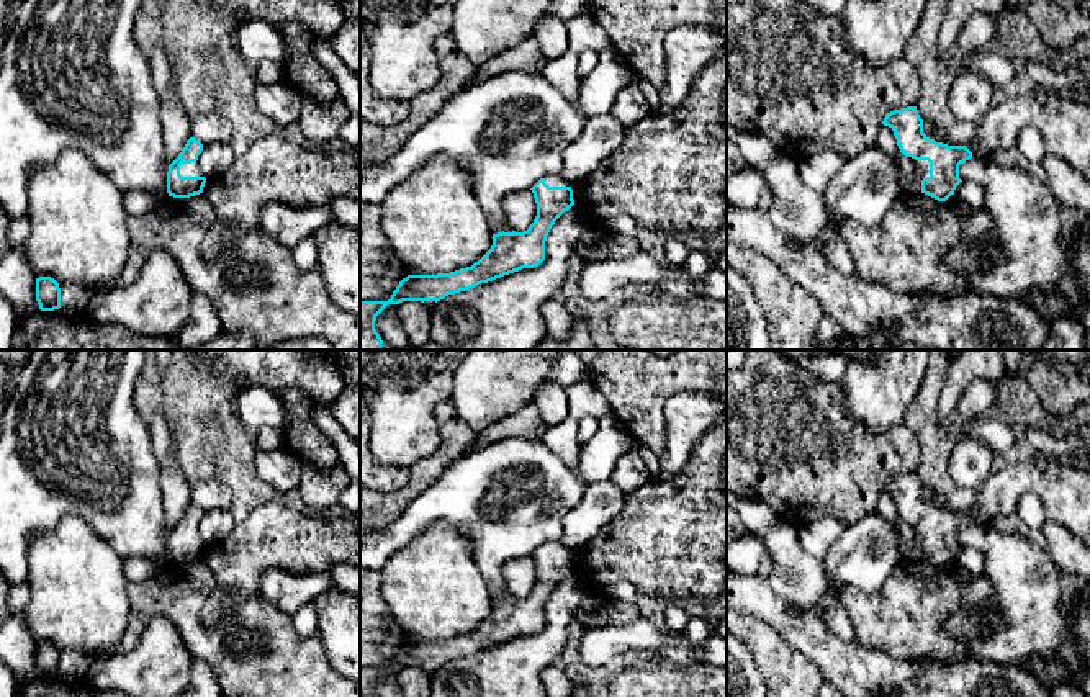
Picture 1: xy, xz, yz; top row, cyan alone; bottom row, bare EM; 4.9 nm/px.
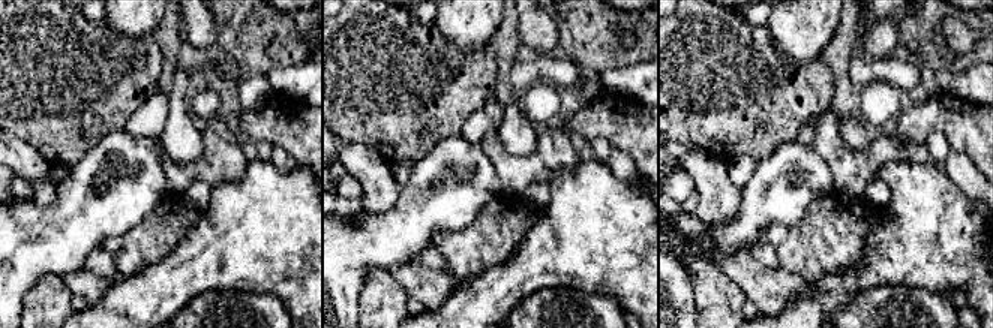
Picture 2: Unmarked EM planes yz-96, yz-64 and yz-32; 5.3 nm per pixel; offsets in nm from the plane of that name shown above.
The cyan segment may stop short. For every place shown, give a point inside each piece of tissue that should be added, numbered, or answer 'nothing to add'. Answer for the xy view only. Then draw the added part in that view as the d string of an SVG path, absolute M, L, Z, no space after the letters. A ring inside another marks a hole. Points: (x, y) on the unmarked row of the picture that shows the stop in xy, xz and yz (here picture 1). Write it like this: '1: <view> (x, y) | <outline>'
1: xy (192, 535) | M198 527L191 530L182 530L180 532L180 542L182 543L203 543L198 533Z

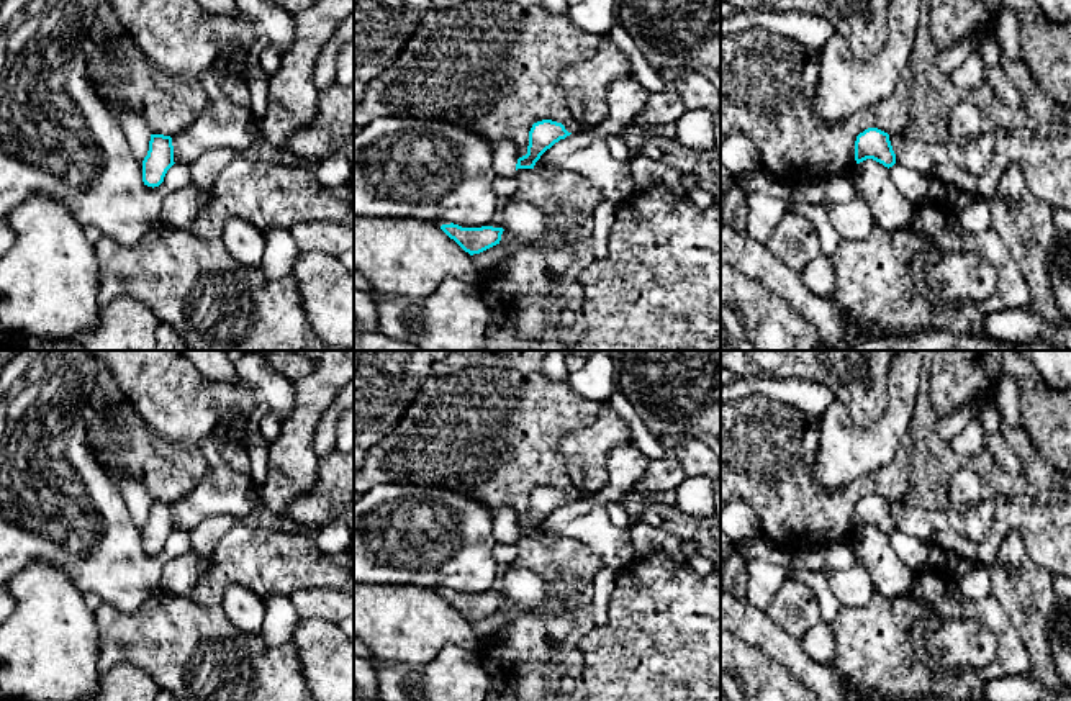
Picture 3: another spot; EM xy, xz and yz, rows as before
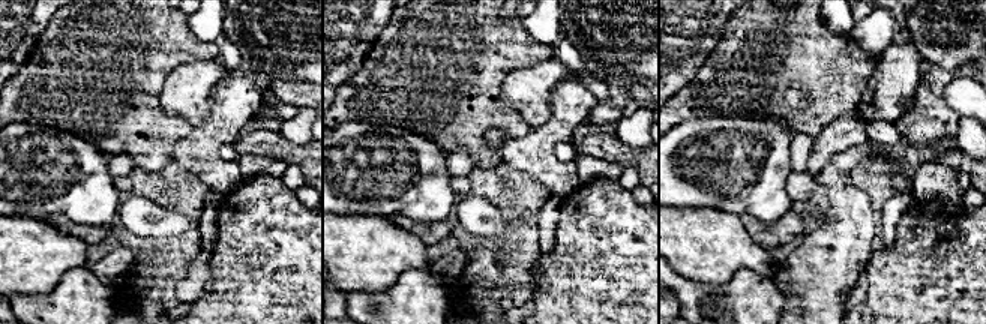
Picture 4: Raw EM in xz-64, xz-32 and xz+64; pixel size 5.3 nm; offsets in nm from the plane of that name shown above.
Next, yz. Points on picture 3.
nothing to add

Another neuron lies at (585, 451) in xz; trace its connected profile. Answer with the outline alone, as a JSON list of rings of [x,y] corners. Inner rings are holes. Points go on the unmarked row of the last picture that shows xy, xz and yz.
[[[604,403],[590,426],[558,439],[557,454],[563,459],[565,472],[581,495],[593,495],[608,480],[609,452],[630,442],[630,427]]]

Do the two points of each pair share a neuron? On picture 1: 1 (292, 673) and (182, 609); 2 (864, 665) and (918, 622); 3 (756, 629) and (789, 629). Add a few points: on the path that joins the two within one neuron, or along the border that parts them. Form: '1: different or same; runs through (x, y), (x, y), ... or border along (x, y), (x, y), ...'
1: same; runs through (262, 663), (223, 660), (202, 638)
2: different; border along (856, 640), (864, 647), (909, 661)
3: different; border along (743, 612), (753, 614), (773, 625), (804, 655)

